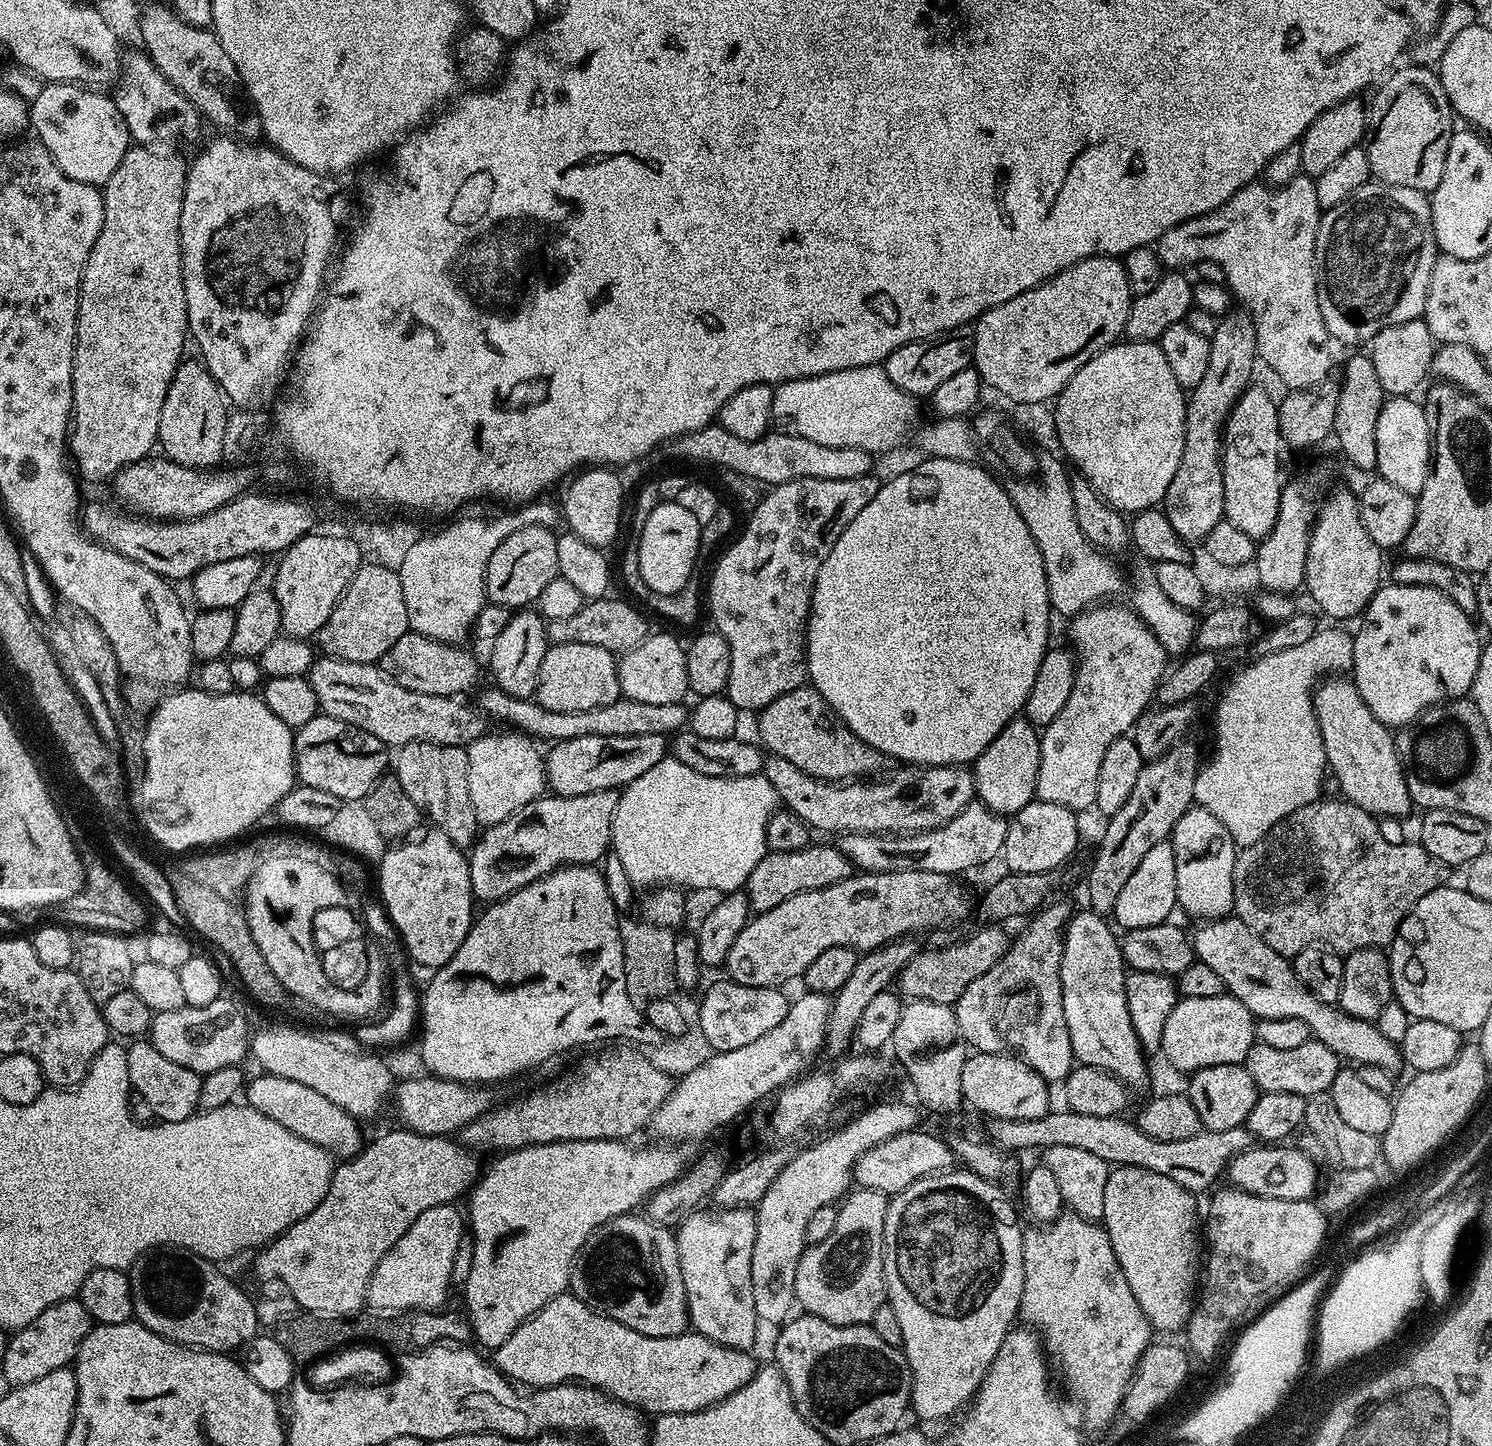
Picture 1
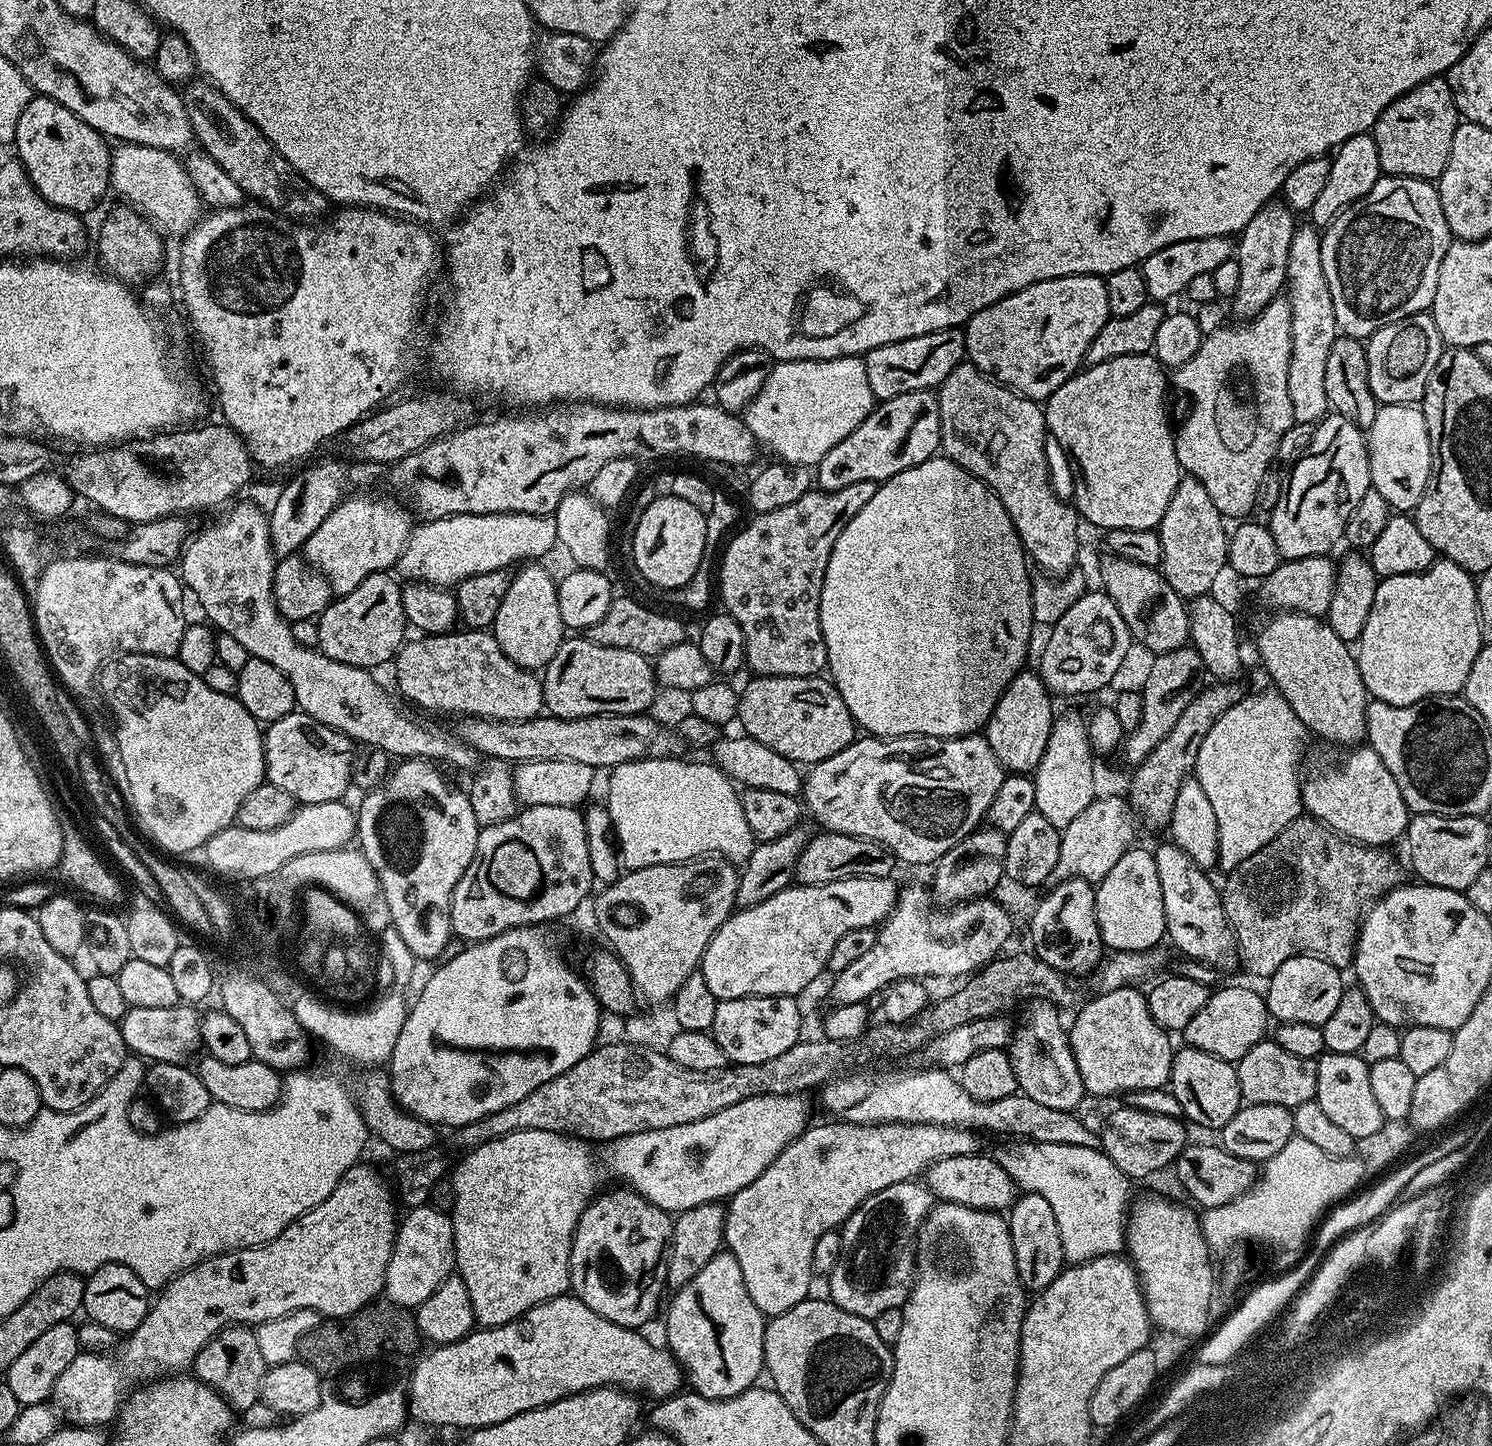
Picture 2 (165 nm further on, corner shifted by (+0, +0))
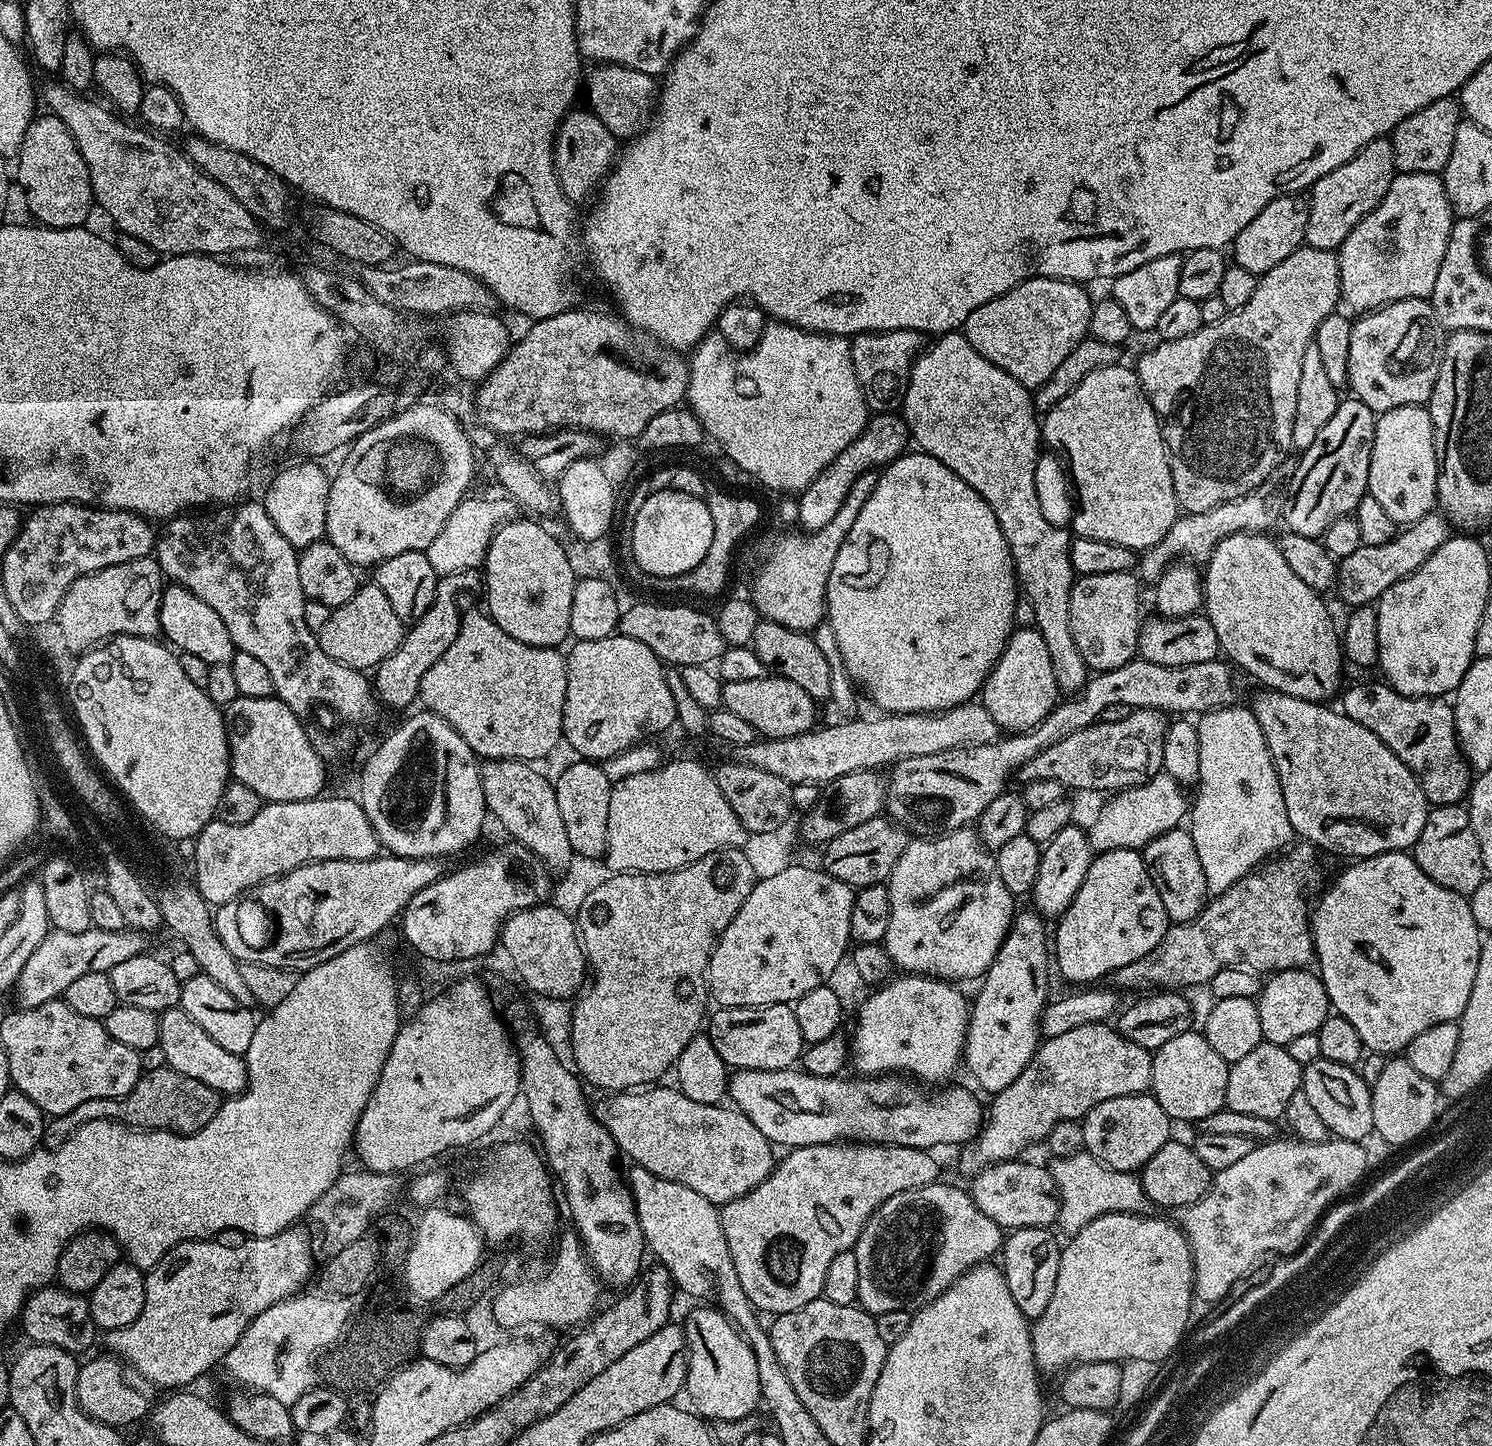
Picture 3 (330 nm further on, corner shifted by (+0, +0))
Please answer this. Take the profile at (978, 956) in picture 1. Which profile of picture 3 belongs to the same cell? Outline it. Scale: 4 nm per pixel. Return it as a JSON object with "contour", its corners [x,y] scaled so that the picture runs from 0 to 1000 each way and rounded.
{"contour":[[[778,533],[776,536],[771,537],[767,542],[761,545],[755,545],[742,551],[743,553],[735,562],[732,571],[729,571],[729,584],[732,586],[733,590],[743,589],[750,586],[760,586],[766,588],[771,582],[776,580],[776,577],[784,575],[785,573],[790,573],[794,569],[798,562],[798,550],[796,550],[794,543],[789,541],[784,535]]]}

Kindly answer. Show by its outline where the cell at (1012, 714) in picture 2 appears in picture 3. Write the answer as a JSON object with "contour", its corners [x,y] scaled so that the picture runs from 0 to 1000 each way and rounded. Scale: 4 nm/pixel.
{"contour":[[[682,434],[660,472],[660,490],[666,497],[668,504],[676,508],[686,508],[692,506],[708,489],[711,481],[712,476],[708,474],[706,461],[704,459],[701,444],[698,444],[698,438],[694,434]]]}

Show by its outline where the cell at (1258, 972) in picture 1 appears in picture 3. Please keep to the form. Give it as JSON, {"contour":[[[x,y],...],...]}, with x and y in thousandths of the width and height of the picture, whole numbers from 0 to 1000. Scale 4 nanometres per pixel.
{"contour":[[[796,572],[785,573],[783,575],[776,577],[765,588],[767,598],[772,605],[773,613],[779,621],[779,627],[782,629],[786,639],[792,639],[804,633],[811,620],[808,613],[808,604],[806,602],[806,596],[803,596],[803,588],[800,588],[800,580]]]}

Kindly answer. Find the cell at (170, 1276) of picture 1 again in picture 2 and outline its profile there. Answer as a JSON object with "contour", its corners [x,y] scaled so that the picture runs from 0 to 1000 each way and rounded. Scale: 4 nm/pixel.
{"contour":[[[156,916],[154,918],[149,919],[145,925],[131,937],[130,944],[131,954],[136,957],[140,957],[158,975],[169,974],[173,971],[178,948],[178,944],[176,934],[173,934],[172,922],[163,916]]]}

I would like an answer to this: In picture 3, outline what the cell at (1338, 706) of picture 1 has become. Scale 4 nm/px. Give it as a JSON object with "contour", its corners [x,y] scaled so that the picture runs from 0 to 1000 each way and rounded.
{"contour":[[[846,368],[824,369],[824,372],[819,372],[819,375],[814,378],[808,388],[810,393],[806,396],[806,425],[810,427],[811,433],[814,433],[814,438],[816,438],[818,452],[829,463],[837,465],[845,474],[873,484],[892,485],[892,481],[899,478],[899,440],[897,432],[893,429],[887,418],[888,413],[875,405],[875,402],[865,394],[862,386],[859,386],[857,376],[851,371]]]}

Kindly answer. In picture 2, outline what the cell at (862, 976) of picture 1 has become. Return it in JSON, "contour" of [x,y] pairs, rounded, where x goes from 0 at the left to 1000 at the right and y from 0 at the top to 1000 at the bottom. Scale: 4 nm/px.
{"contour":[[[658,571],[647,580],[645,580],[626,598],[627,604],[625,606],[623,617],[627,624],[630,627],[635,627],[639,624],[647,622],[656,622],[662,620],[668,613],[670,609],[674,608],[673,597],[674,596],[675,577],[670,575],[664,571]]]}

